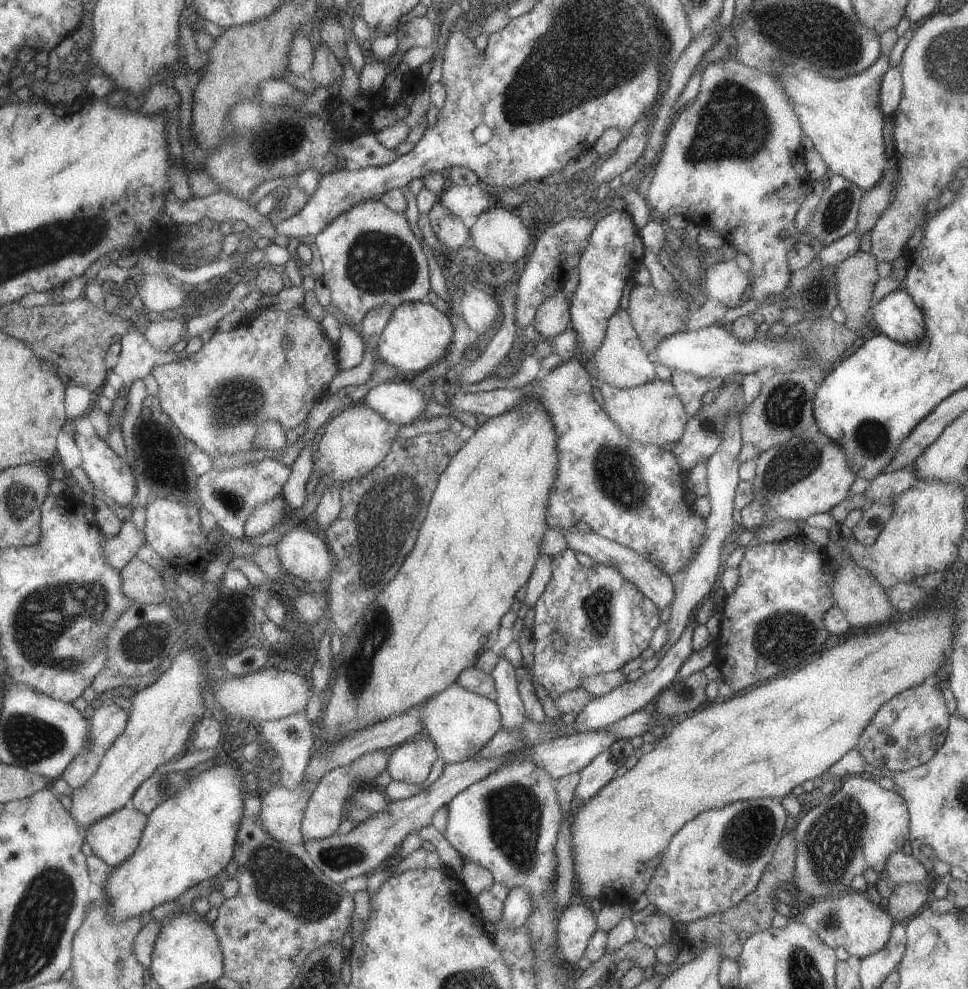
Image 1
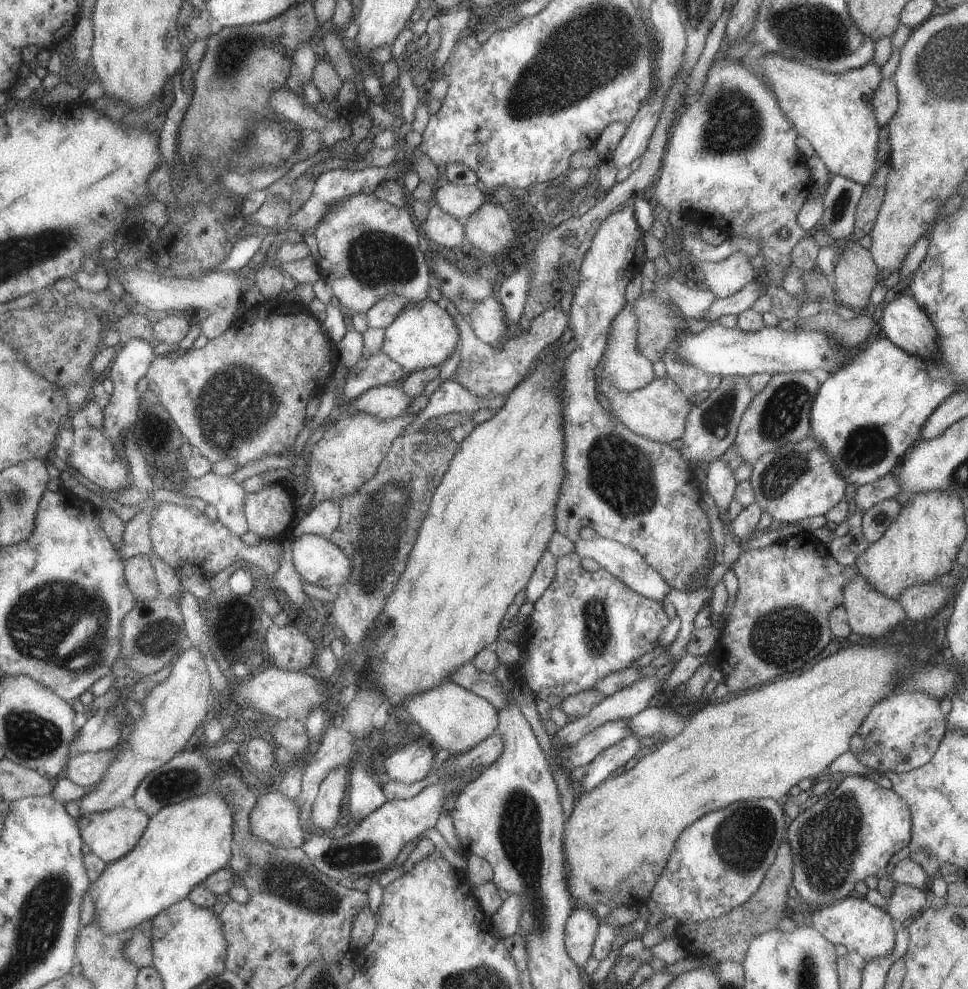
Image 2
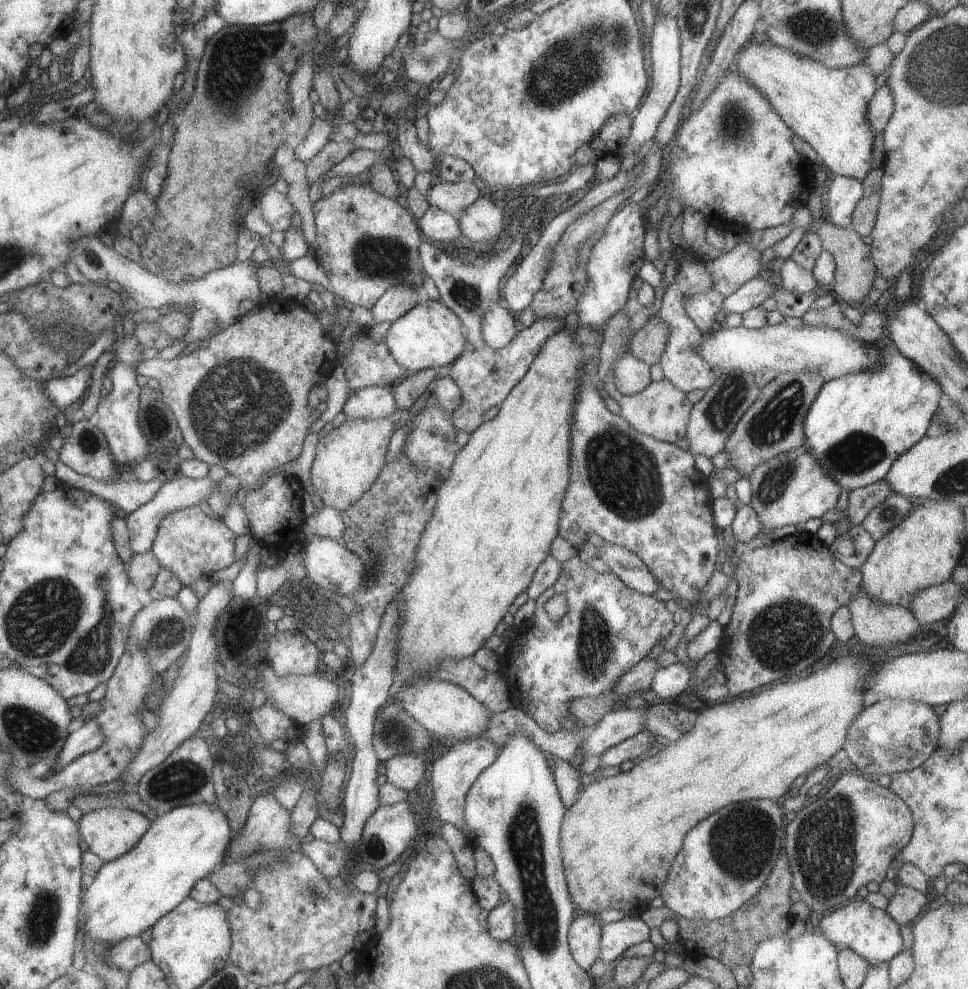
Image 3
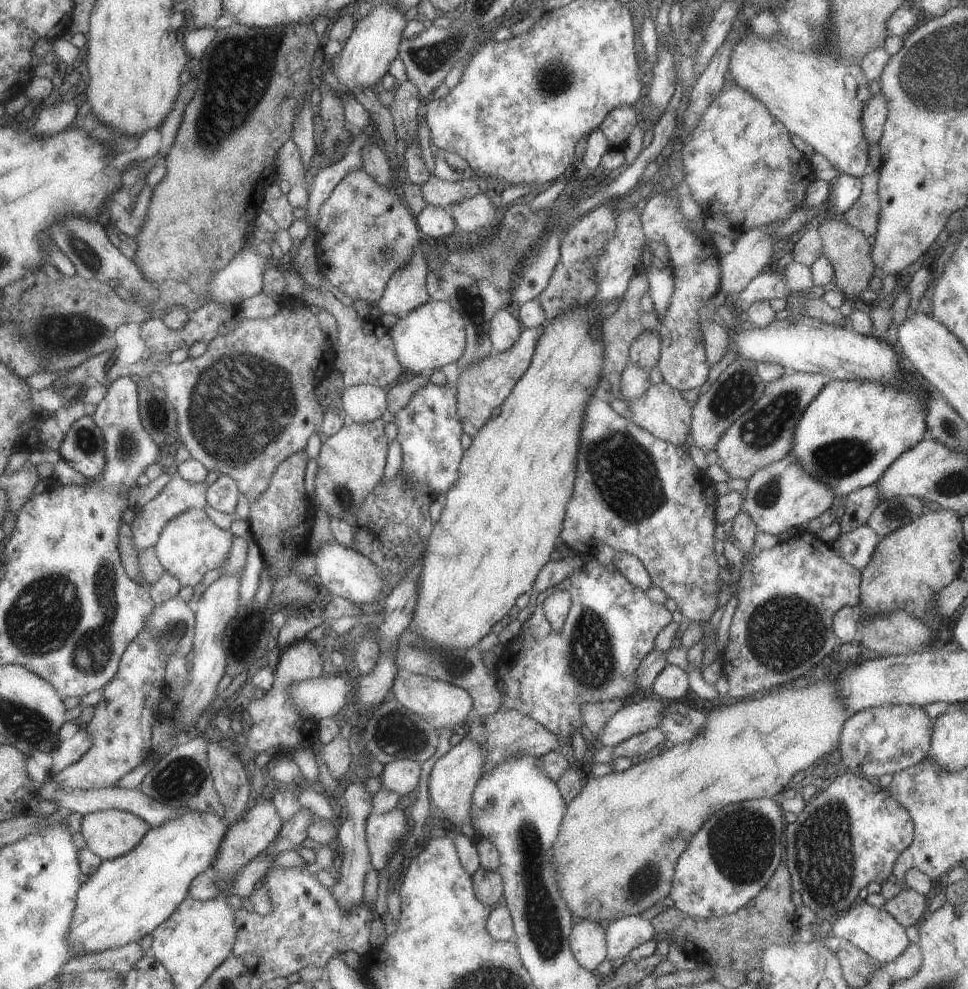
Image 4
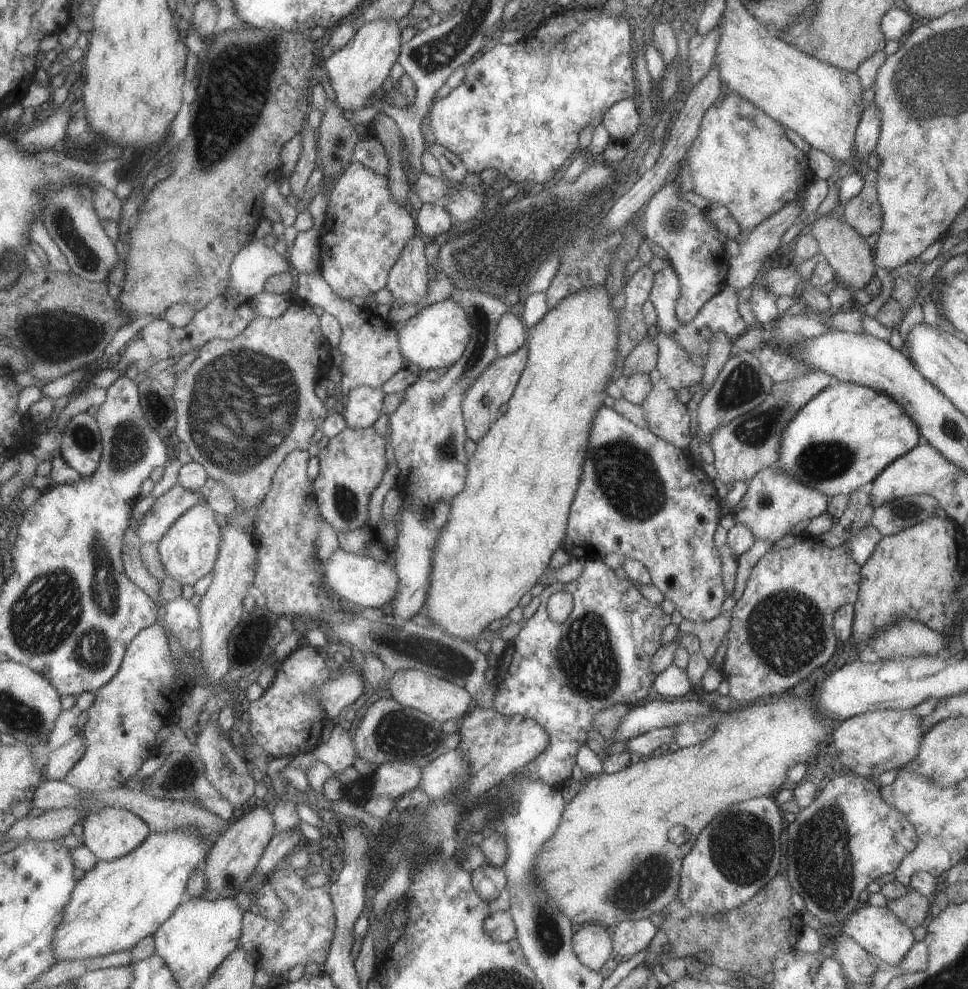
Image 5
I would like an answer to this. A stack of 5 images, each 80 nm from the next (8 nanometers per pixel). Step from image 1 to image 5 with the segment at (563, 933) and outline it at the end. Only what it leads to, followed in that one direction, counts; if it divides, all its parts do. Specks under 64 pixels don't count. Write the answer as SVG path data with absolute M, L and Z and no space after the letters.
M597 923L575 928L570 946L579 962L592 971L603 972L603 963L613 956L609 929Z

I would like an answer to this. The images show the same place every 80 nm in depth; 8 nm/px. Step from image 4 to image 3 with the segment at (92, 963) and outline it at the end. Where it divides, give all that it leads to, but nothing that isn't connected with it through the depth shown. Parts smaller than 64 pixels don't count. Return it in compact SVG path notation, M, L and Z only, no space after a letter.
M142 936L129 937L113 944L108 950L107 962L114 967L131 972L147 959L153 959L152 950Z

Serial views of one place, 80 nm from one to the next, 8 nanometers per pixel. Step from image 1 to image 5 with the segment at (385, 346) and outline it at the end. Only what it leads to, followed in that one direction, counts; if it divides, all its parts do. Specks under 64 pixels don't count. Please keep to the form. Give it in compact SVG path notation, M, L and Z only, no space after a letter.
M453 298L445 299L419 309L413 316L405 318L402 324L395 326L401 356L405 362L418 366L419 370L440 370L450 367L465 350L470 335L470 322L465 311L461 310Z

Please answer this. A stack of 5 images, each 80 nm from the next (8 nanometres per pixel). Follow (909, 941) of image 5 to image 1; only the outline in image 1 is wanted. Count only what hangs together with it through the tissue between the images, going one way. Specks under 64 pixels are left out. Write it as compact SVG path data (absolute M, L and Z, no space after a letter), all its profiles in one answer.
M847 890L843 895L833 896L831 900L815 902L803 912L801 922L807 925L832 949L842 946L849 955L859 959L880 951L890 937L894 920L878 906L874 906L865 892Z

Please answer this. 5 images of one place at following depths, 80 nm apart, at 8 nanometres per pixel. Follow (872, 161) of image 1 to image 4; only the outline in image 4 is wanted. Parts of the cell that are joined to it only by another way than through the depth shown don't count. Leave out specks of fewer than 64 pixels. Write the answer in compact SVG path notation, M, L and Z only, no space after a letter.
M747 24L730 48L727 79L751 93L790 134L799 136L840 173L858 178L864 175L868 146L862 135L861 115L871 95L869 82L859 64L834 62L831 58L817 56L815 52L801 52L791 45L780 44L775 38L764 40Z

